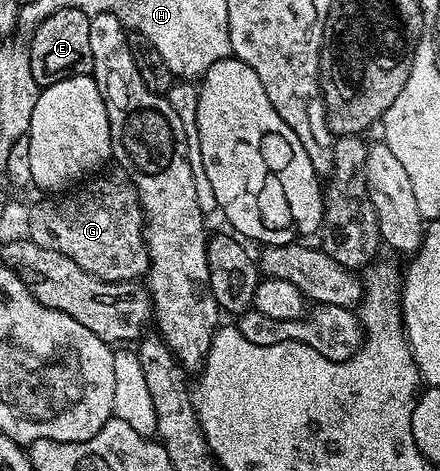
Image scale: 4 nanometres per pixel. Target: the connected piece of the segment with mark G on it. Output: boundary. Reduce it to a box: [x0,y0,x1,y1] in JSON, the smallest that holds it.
[26,167,147,281]

